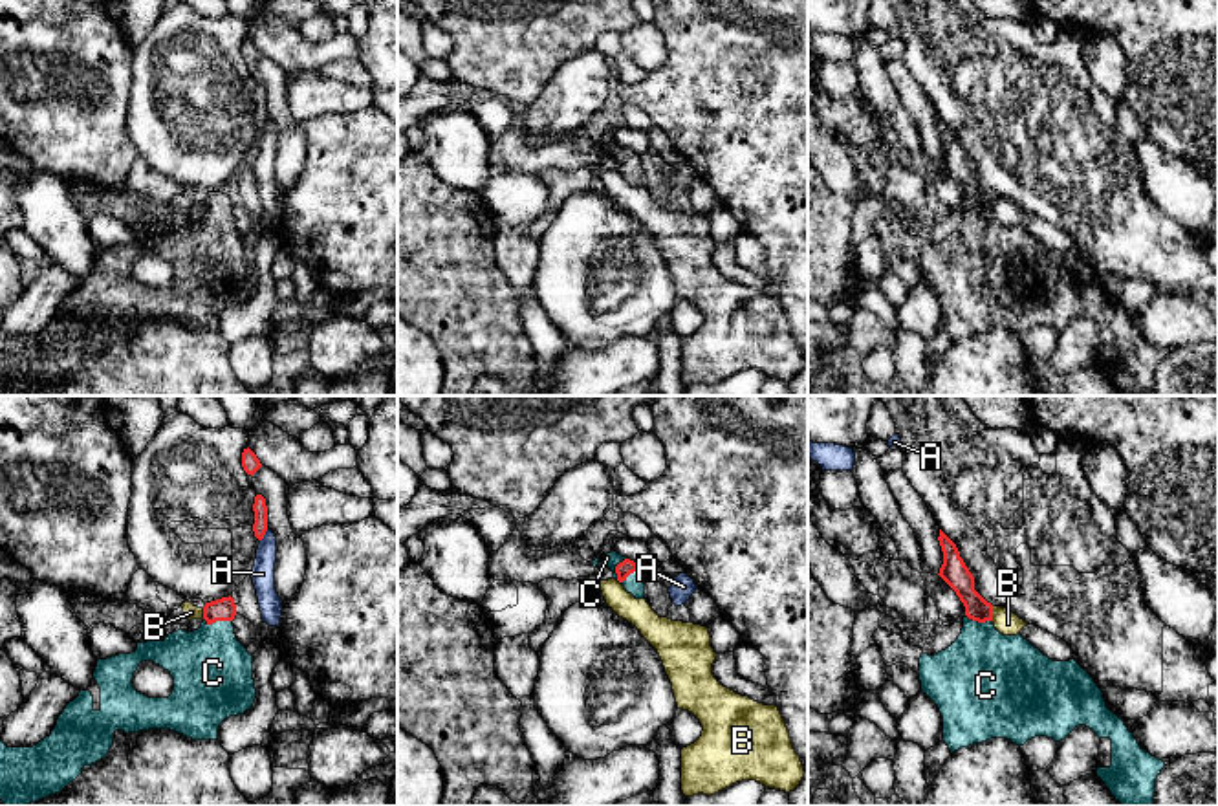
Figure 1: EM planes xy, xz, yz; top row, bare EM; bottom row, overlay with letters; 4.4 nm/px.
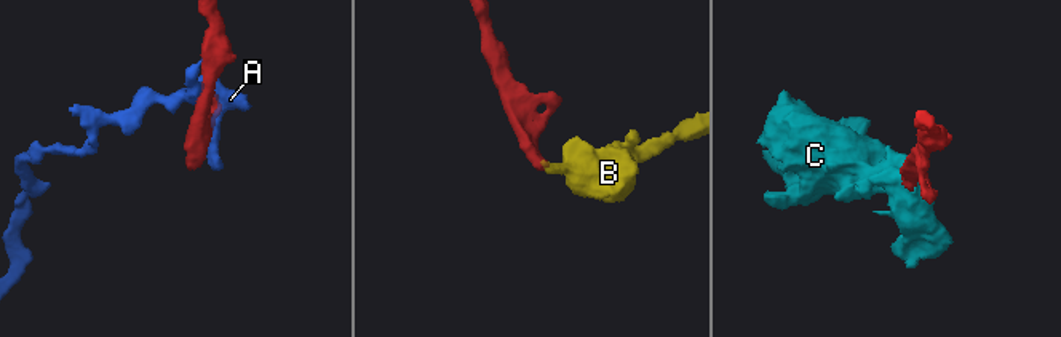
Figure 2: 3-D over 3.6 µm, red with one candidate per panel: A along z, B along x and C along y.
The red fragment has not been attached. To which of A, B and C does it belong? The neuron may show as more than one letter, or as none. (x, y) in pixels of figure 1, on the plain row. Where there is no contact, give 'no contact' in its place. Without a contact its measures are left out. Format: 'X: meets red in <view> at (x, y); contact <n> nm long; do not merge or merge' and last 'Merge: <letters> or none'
A: meets red in xy at (264, 123); contact 70 nm long; do not merge
B: meets red in yz at (991, 204); contact 60 nm long; do not merge
C: meets red in xy at (218, 209); contact 130 nm long; merge
Merge: C

